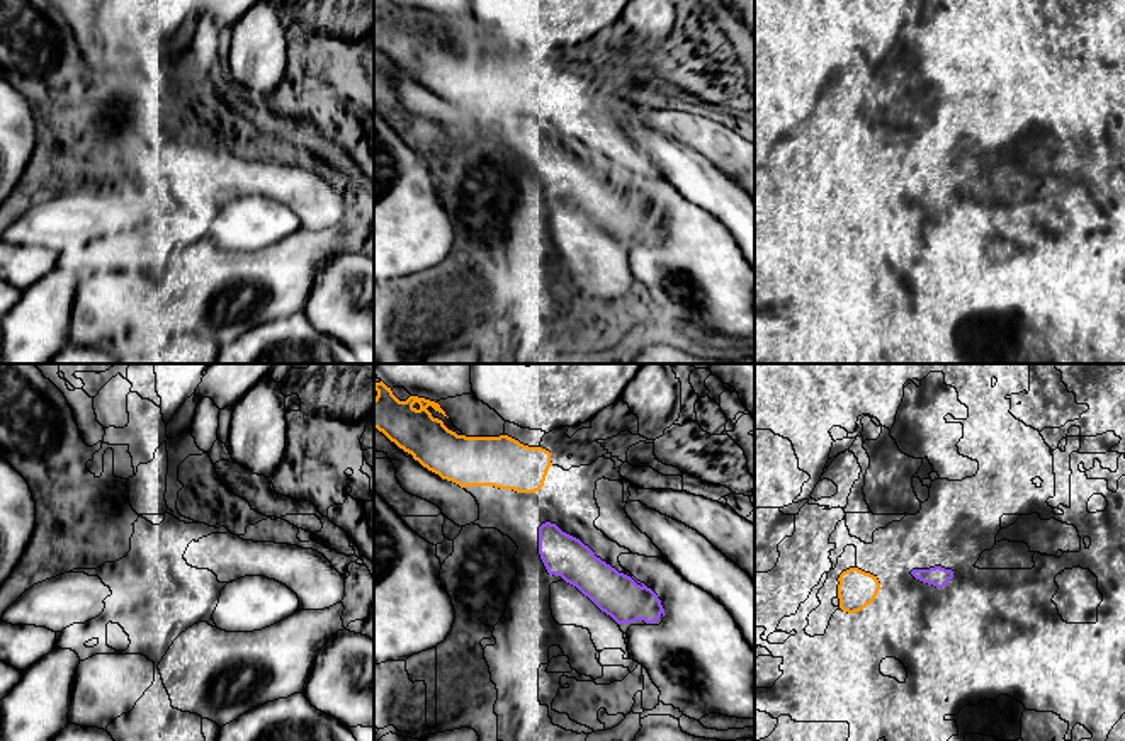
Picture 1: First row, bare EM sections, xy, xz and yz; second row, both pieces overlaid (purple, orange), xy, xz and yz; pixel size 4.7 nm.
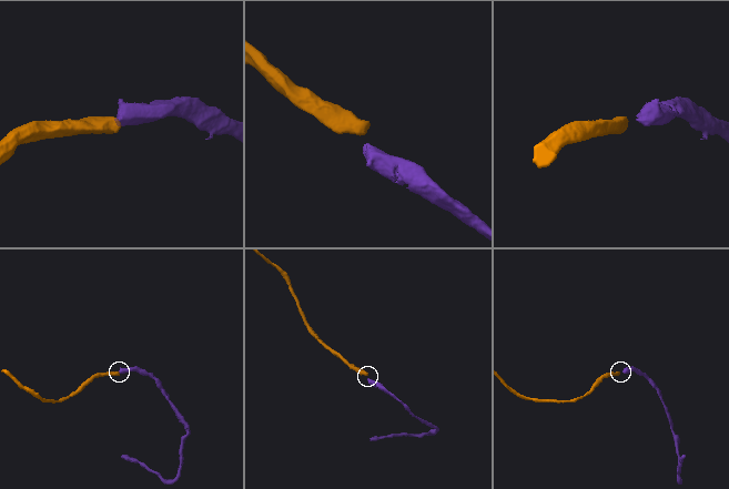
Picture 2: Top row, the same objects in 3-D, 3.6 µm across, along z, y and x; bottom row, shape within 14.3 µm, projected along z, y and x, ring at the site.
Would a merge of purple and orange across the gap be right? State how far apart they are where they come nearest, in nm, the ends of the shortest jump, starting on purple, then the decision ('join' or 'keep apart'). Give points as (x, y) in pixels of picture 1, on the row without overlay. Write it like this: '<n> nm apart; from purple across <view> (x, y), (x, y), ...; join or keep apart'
150 nm apart; from purple across xz (546, 141), (534, 111); keep apart

